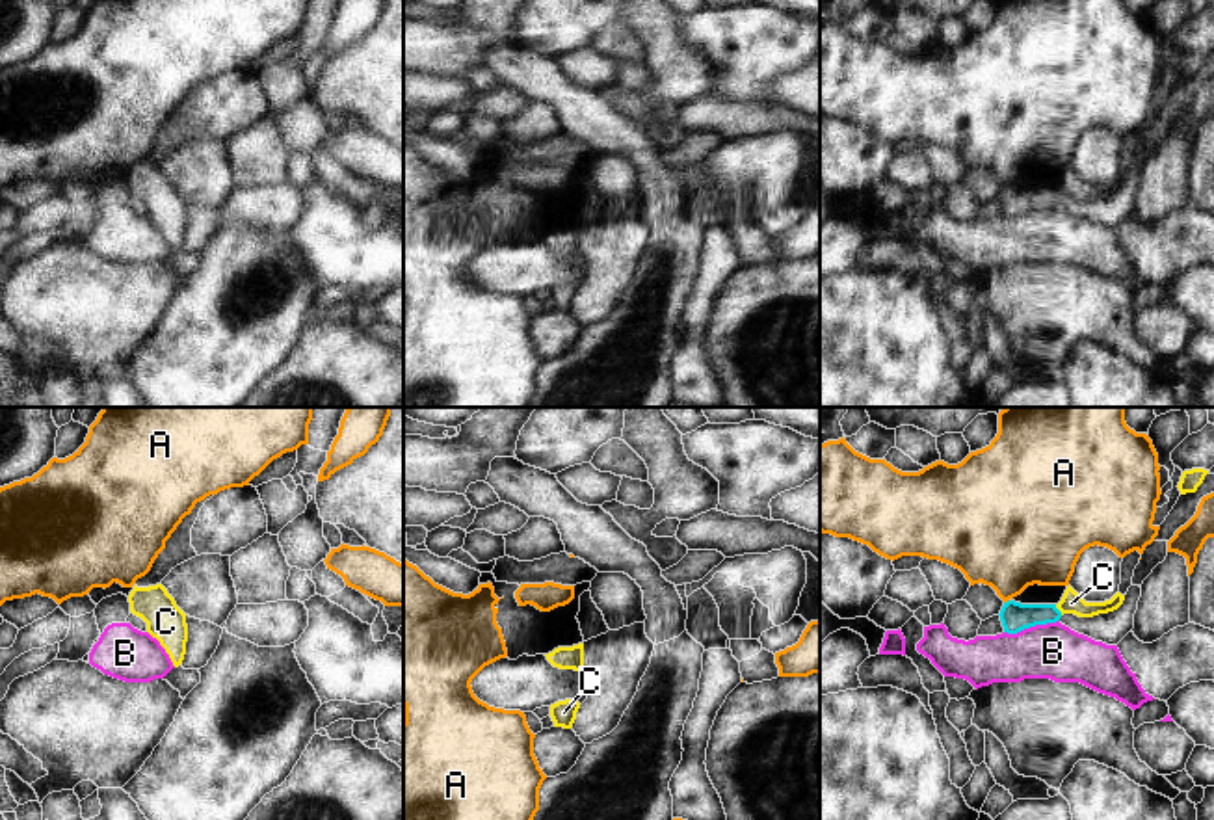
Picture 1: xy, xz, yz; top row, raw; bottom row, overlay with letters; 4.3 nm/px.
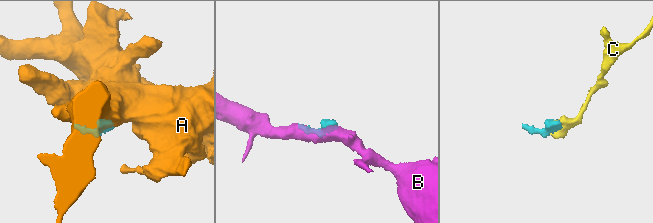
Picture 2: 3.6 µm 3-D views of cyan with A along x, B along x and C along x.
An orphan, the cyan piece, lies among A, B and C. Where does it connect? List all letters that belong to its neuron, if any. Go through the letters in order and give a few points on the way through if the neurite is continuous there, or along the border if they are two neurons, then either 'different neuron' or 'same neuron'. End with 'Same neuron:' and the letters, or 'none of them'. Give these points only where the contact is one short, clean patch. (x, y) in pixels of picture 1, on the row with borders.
A: border yz (1008, 599), (1004, 603); different neuron
B: different neuron
C: way yz (1014, 616), (1058, 610), (1071, 603); same neuron
Same neuron: C

